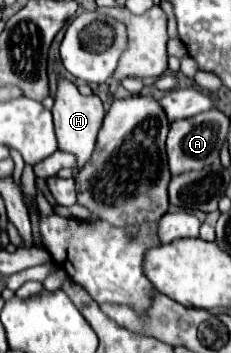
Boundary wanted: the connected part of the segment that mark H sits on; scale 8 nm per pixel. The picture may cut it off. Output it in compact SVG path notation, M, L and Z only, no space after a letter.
M60 80L52 114L54 114L58 150L76 156L76 166L74 166L74 176L76 176L80 172L80 168L84 168L84 164L92 158L92 152L96 148L96 136L98 136L98 132L102 128L102 120L104 120L102 100L94 94L92 96L82 96L72 82Z

